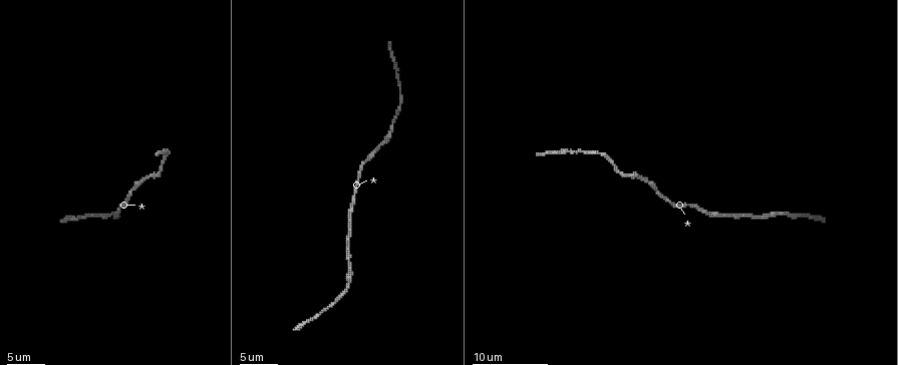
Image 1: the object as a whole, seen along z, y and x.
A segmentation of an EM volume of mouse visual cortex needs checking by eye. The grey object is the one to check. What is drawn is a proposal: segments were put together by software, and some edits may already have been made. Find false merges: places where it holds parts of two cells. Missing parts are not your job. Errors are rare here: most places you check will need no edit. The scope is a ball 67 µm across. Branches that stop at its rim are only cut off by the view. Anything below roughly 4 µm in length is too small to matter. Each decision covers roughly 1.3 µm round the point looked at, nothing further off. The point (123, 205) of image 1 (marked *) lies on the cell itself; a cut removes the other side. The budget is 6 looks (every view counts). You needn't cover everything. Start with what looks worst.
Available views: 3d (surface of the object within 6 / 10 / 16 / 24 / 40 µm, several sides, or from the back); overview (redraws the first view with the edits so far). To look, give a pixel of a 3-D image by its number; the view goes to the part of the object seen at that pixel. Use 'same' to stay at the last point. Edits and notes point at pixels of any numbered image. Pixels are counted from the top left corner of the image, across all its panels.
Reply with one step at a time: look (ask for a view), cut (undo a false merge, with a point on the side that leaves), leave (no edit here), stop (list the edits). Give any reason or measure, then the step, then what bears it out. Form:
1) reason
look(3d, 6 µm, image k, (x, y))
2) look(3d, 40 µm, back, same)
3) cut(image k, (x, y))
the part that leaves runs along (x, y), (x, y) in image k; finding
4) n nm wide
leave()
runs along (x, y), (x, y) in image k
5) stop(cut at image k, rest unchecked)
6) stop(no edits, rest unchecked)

thick turns thin
look(3d, 6 µm, image 1, (398, 79))

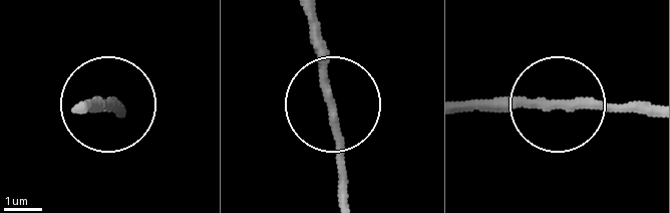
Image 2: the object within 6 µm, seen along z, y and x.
look(3d, 6 µm, back, image 2, (331, 108))

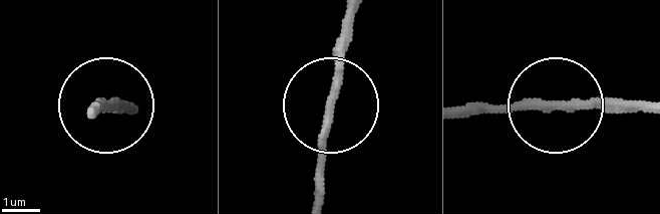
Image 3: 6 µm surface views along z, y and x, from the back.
leave()
runs along (460, 115), (642, 104) in image 3; all the same cell

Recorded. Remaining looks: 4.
look(3d, 6 µm, image 1, (623, 172))

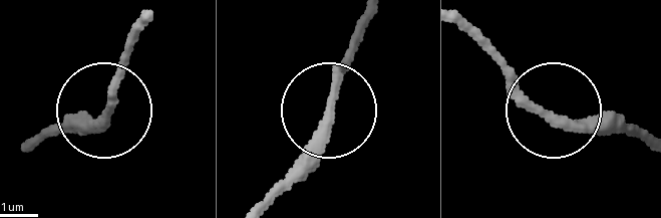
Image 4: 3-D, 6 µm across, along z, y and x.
leave()
runs along (259, 201), (320, 125), (355, 22) in image 4; continuous, no second cell

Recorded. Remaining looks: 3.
calibre changes
look(3d, 6 µm, image 1, (695, 207))

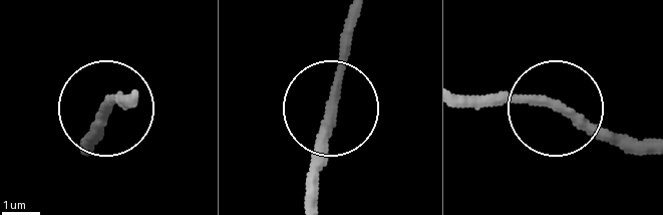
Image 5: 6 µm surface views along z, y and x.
230 nm wide
leave()
continuous, no second cell

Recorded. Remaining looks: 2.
stop(no edits, rest unchecked)

